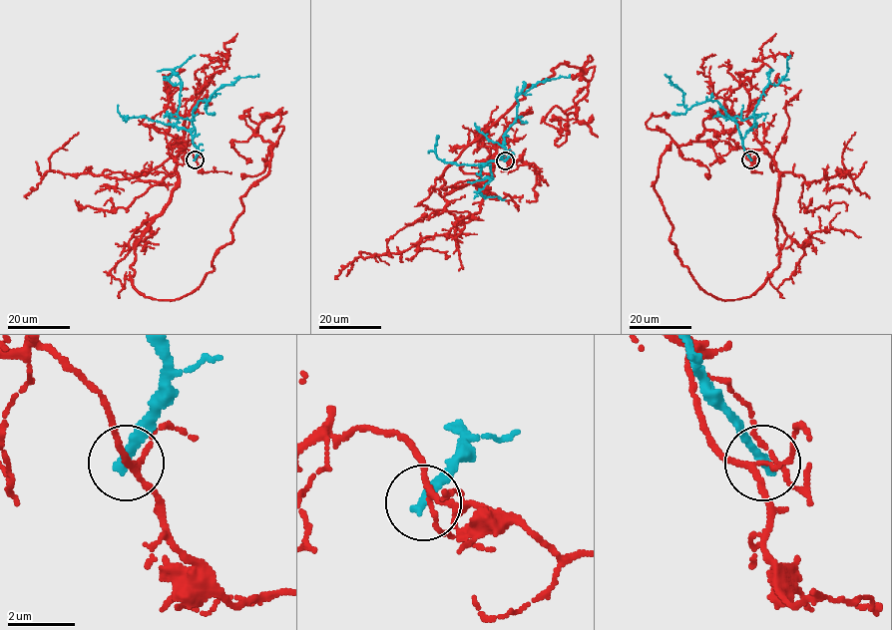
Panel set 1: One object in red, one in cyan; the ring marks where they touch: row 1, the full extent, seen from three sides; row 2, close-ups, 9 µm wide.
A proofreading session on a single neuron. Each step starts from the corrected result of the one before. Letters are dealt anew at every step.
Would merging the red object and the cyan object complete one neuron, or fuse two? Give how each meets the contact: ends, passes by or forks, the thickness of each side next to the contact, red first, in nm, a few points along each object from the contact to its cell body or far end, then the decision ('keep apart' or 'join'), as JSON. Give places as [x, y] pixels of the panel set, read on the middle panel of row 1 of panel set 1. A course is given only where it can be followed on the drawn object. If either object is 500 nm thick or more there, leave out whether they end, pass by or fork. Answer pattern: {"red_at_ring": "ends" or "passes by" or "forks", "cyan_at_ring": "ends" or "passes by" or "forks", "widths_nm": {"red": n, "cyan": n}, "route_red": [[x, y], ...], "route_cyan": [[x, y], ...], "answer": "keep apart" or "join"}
{"red_at_ring": "forks", "cyan_at_ring": "ends", "widths_nm": {"red": 140, "cyan": 320}, "route_red": [[505, 160], [494, 156], [488, 189], [441, 186], [443, 171], [560, 64], [588, 82], [555, 145], [564, 136]], "route_cyan": [[505, 160], [509, 155], [503, 152], [504, 134], [515, 120], [516, 95], [540, 81], [570, 74]], "answer": "keep apart"}

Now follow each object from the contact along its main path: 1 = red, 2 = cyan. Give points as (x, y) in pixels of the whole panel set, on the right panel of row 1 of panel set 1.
1: (751, 159), (778, 171), (779, 264), (718, 299), (655, 189), (672, 142), (736, 126), (725, 107)
2: (751, 159), (737, 125), (717, 101), (710, 101), (688, 109), (683, 105), (682, 93), (665, 74)

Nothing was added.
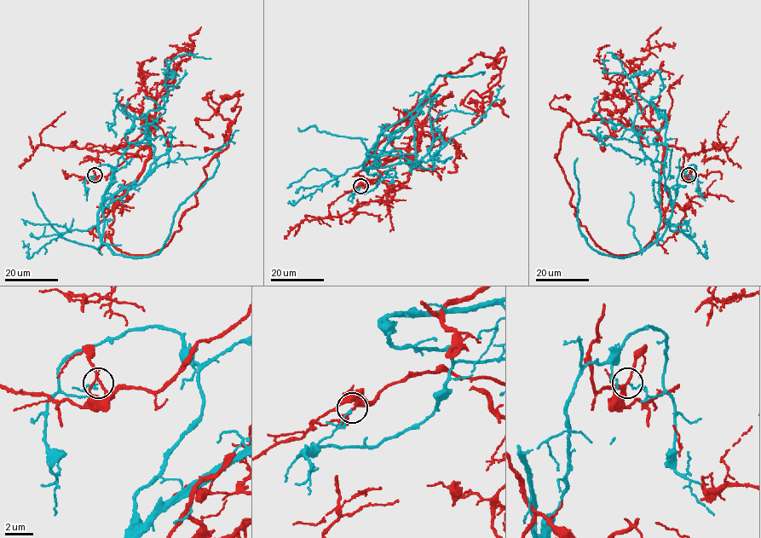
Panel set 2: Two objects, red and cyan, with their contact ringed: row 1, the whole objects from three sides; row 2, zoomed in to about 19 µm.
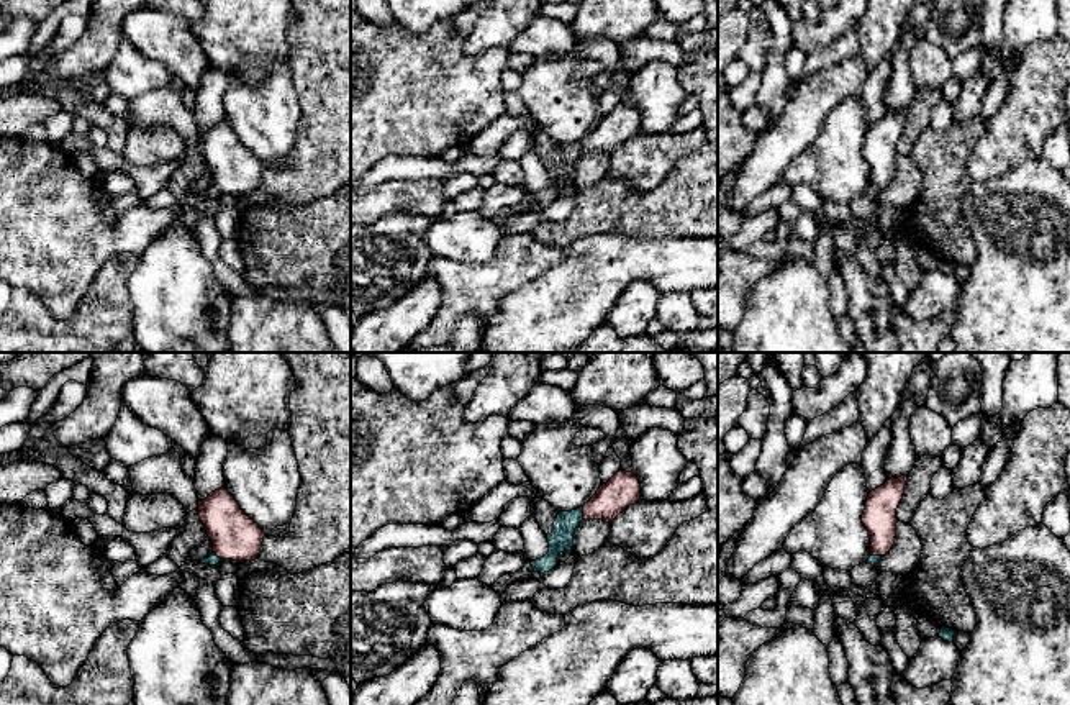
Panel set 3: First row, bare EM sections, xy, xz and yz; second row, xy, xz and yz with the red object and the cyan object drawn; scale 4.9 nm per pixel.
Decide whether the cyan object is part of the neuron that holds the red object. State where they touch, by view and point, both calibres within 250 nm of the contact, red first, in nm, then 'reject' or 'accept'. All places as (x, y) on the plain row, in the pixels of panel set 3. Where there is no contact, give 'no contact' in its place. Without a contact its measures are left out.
meets red in xz at (584, 146); 170 nm thick on the red side, 120 nm on the other; reject

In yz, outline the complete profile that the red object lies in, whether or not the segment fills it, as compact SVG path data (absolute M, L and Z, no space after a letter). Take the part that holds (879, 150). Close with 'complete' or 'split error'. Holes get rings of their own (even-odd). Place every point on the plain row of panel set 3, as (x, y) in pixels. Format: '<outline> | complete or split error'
M908 108L886 111L883 118L868 125L862 156L870 169L870 189L885 189L896 172L896 141L903 131Z | complete

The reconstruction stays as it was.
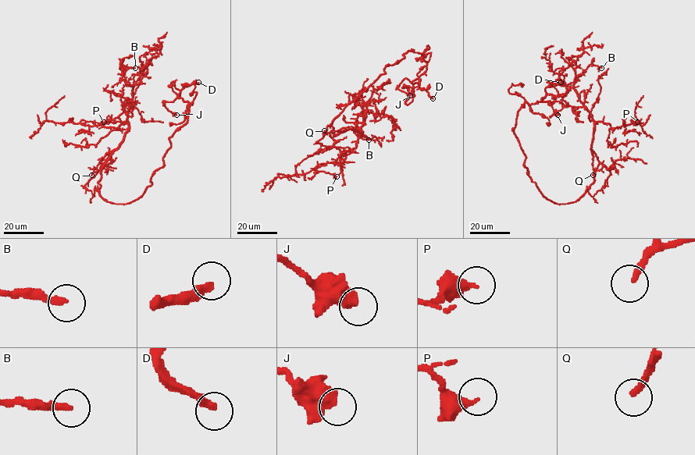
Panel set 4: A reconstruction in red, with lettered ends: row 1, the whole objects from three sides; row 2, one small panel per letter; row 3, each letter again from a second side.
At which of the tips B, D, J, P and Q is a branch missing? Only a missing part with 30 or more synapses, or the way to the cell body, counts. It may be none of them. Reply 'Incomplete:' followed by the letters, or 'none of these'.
Incomplete: D, Q

